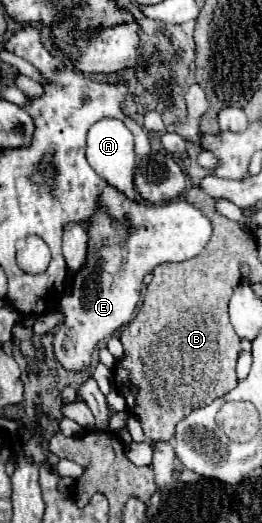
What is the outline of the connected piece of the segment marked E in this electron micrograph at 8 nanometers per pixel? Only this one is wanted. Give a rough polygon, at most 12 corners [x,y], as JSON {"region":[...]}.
{"region":[[114,187],[62,297],[54,353],[72,373],[130,323],[142,277],[198,255],[212,223],[186,199]]}

